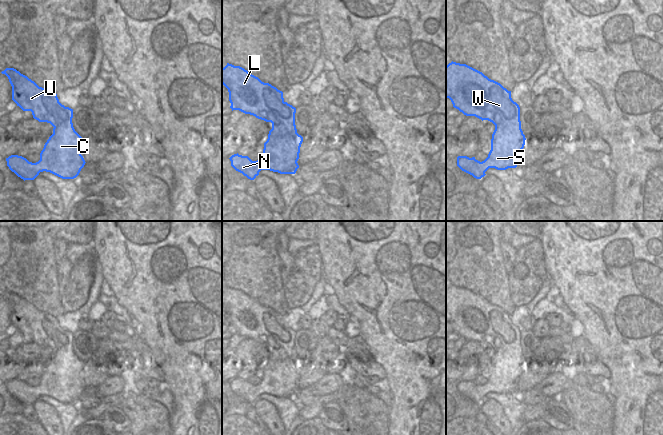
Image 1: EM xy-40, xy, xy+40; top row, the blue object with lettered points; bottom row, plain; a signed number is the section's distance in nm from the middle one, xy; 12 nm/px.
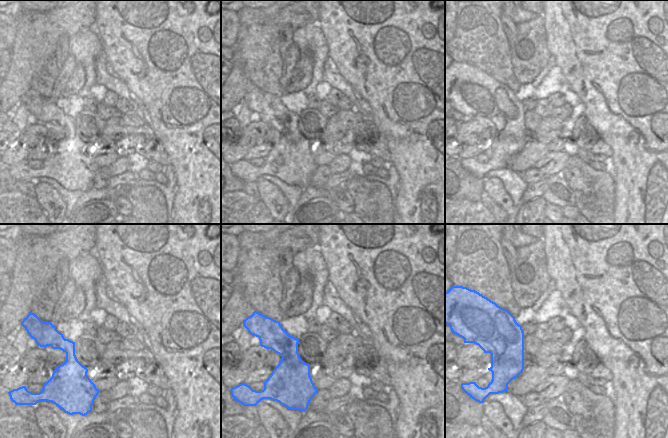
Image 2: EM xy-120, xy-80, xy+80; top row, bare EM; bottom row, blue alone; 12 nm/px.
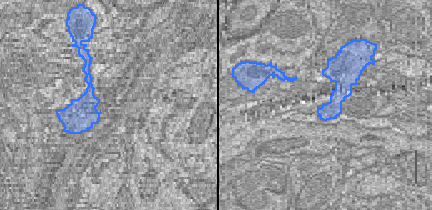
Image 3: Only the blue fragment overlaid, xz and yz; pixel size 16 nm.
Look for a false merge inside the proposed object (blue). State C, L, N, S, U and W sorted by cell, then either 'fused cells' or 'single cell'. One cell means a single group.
groups C L N S U W; single cell

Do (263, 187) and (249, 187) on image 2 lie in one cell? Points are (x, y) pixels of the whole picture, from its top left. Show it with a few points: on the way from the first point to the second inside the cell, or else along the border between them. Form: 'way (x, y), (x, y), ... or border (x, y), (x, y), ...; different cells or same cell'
border (255, 182), (259, 197); different cells

